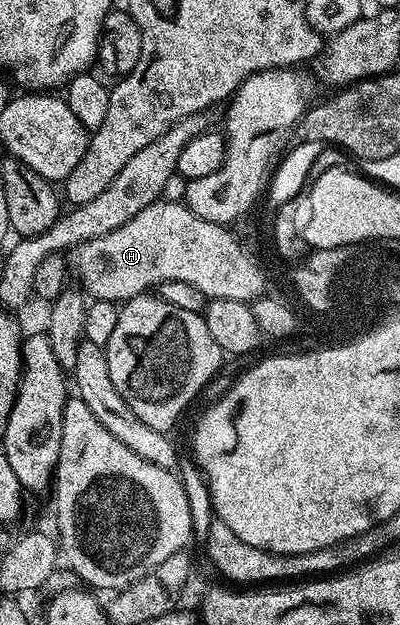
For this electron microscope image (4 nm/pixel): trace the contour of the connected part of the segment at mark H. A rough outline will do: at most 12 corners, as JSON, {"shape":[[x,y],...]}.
{"shape":[[160,201],[78,248],[82,288],[122,304],[165,281],[262,296],[224,224]]}

